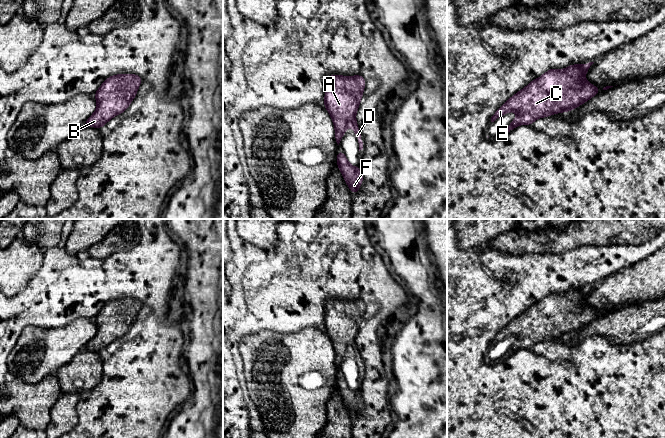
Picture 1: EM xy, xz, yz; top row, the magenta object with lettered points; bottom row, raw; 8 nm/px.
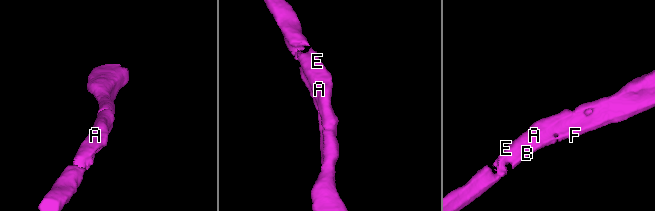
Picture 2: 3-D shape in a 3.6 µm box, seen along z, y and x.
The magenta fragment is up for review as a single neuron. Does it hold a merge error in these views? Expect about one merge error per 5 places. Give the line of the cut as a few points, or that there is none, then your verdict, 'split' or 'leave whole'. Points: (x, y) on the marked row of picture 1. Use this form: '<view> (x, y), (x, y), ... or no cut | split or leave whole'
no cut | leave whole

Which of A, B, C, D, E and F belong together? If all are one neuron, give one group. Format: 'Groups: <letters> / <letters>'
Groups: A B C D E F

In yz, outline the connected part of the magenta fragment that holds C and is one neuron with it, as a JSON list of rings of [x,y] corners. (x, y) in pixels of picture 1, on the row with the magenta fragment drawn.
[[[593,63],[548,70],[509,98],[491,117],[491,122],[515,111],[517,116],[504,131],[503,135],[506,135],[518,125],[531,125],[536,119],[569,112],[582,105],[600,92],[585,80],[585,74]]]

